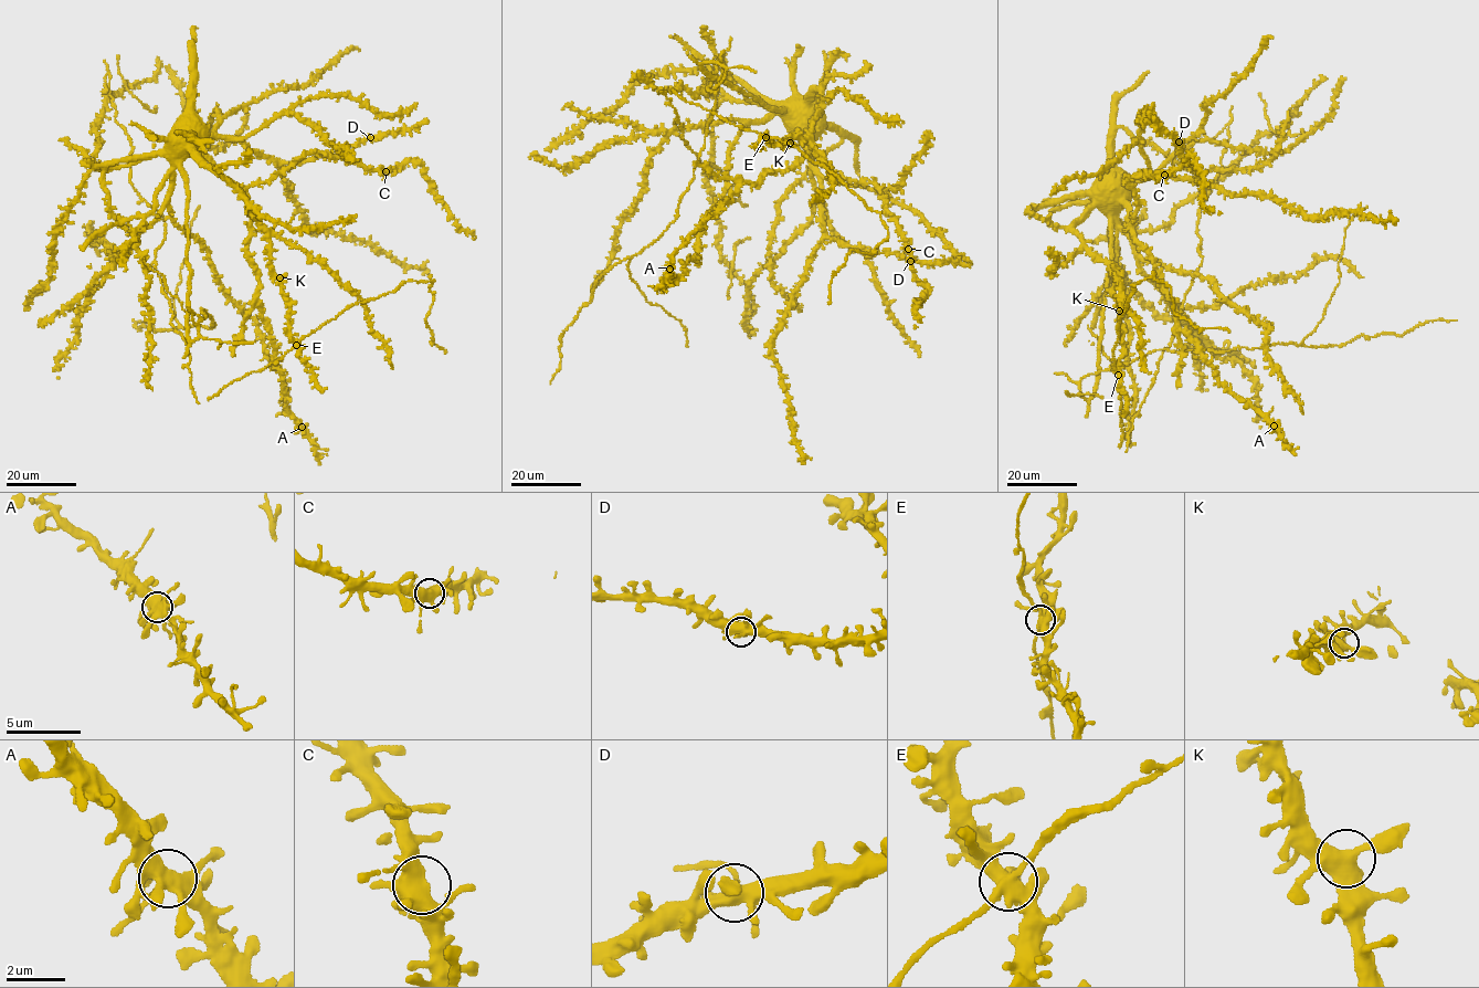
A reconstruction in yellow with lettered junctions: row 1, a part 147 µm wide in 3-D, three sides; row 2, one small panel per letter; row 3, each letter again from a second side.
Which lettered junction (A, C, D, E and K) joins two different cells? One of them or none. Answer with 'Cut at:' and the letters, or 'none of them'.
Cut at: none of them

